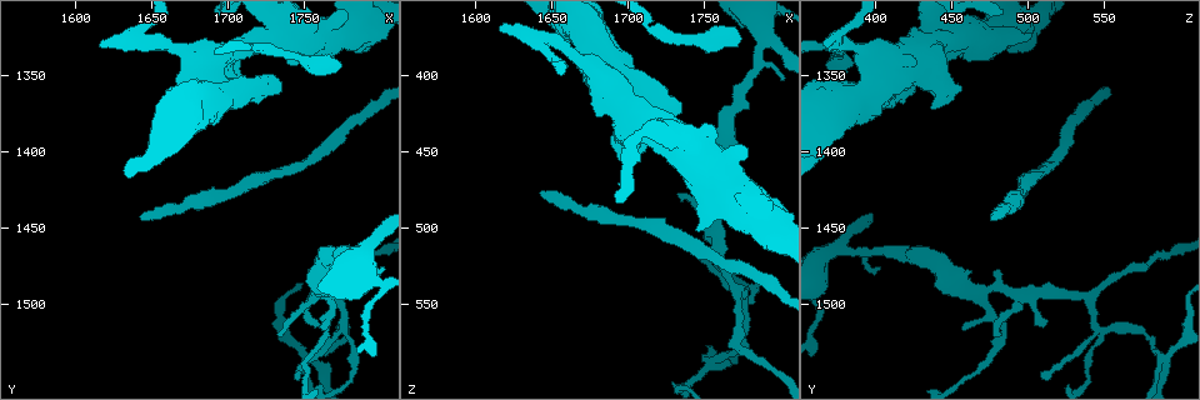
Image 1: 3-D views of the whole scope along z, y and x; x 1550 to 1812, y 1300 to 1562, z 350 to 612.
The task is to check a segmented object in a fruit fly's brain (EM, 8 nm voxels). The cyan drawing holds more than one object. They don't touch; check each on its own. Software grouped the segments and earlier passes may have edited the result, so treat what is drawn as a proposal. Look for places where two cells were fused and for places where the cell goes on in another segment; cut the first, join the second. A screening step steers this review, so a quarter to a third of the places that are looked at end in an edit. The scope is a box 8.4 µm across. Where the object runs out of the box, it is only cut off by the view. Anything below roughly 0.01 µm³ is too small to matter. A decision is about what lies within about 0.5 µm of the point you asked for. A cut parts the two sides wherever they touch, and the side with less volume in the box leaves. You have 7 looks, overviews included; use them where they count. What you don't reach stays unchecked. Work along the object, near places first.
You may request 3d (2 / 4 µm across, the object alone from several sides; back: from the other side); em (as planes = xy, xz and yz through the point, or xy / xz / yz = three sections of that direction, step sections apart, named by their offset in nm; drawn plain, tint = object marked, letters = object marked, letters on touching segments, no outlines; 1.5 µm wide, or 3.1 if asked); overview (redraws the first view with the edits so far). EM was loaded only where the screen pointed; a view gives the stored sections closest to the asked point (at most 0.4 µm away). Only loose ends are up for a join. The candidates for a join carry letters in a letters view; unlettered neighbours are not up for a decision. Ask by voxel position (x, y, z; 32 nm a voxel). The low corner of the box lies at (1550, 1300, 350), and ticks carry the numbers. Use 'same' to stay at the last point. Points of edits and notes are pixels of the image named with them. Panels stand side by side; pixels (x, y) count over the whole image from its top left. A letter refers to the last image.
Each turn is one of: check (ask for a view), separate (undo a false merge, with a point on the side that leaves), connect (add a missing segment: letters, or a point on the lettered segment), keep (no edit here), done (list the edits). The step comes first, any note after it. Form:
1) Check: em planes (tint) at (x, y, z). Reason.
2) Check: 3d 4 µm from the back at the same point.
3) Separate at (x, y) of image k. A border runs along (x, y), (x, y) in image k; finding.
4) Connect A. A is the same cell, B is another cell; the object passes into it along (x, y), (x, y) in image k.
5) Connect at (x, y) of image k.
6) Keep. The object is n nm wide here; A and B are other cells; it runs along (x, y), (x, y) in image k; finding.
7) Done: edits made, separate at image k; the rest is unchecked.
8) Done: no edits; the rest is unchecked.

Check: 3d 4 µm at (1644, 1446, 476). Branch stops here.

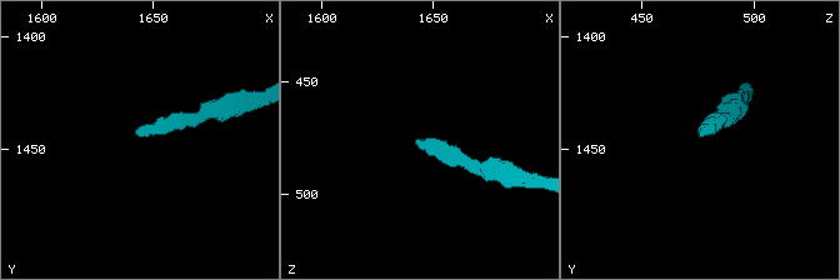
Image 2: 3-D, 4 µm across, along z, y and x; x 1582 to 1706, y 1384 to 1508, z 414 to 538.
Check: em planes (letters) at (1645, 1444, 476). Shape alone is not enough.

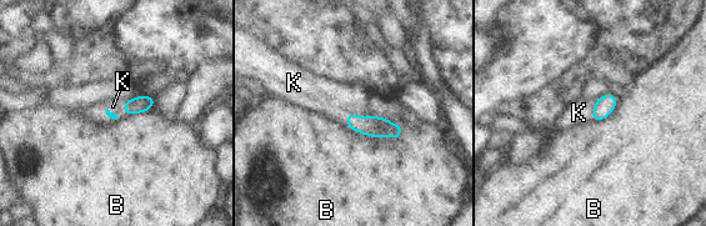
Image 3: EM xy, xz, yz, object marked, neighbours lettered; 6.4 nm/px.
Connect K. K is the same cell, B is another cell; the object passes into it along (375, 126), (352, 114), (320, 94) in image 3; it goes on there.

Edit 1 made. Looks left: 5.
Check: em planes (tint) at (1644, 1328, 374). Branch point.

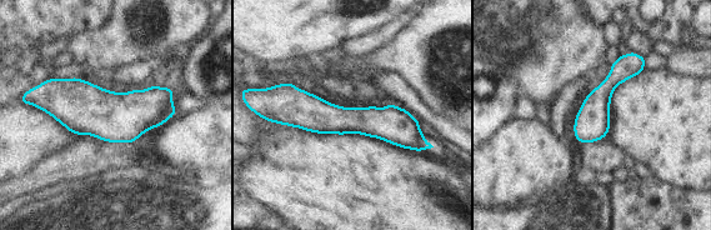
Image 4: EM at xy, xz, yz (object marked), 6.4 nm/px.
Check: em planes (letters) at the same point. What lies round it.

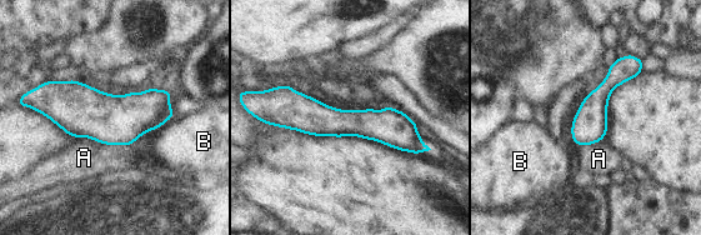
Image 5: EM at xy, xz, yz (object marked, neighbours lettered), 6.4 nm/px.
Keep. The longest contact is with A, 360 nm; A and B are other cells; one cell here.

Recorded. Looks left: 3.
Check: em planes (letters) at (1776, 1344, 376).

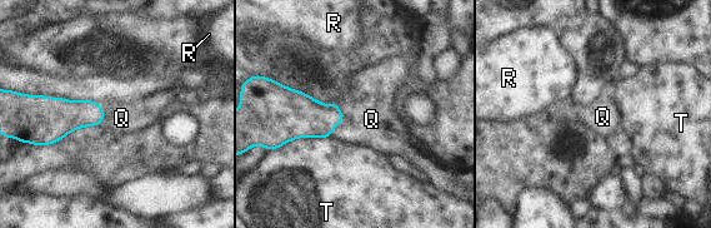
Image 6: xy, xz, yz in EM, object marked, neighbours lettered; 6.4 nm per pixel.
Connect Q. Q is the same cell, R and T are other cells; the object passes into it along (304, 117), (343, 119), (371, 119) in image 6; the cell continues.

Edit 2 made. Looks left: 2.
Done: edits made, connect at image 3, connect at image 6; the rest is unchecked.

